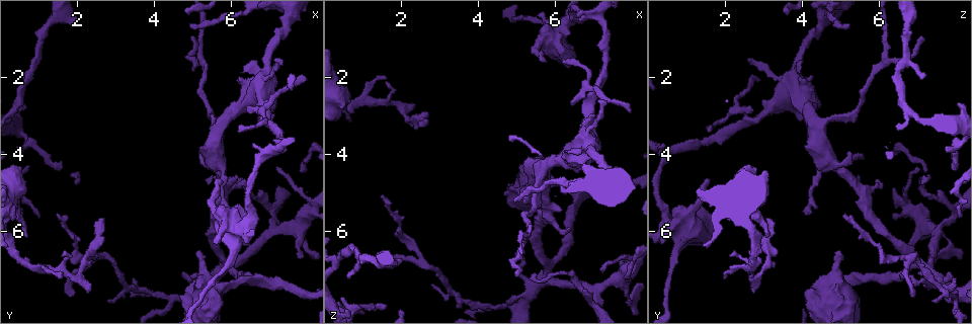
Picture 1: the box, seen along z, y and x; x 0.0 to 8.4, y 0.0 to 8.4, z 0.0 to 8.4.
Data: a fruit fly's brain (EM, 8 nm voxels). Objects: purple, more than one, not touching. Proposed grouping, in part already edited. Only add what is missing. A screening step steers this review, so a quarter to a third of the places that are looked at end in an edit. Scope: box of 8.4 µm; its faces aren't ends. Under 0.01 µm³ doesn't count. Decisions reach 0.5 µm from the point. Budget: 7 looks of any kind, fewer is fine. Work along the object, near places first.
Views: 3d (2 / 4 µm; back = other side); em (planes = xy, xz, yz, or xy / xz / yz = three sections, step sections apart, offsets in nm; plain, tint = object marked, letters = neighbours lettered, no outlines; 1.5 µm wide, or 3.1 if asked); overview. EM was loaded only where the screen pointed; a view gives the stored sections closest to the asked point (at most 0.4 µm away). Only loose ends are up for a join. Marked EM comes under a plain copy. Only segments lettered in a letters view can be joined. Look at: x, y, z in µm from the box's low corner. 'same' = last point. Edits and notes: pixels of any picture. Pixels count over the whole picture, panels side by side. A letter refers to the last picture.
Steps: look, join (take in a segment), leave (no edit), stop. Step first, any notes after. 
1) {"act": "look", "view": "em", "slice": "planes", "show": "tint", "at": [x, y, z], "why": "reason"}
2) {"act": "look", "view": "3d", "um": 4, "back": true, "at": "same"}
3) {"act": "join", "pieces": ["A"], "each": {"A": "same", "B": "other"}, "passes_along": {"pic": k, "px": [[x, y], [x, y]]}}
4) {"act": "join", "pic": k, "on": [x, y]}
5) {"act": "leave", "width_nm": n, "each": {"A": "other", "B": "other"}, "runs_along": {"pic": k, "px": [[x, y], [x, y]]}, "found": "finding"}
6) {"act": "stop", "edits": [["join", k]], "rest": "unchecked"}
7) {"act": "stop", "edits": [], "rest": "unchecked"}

{"act": "look", "view": "3d", "um": 2, "at": [1.50, 5.60, 5.05], "why": "thin end"}

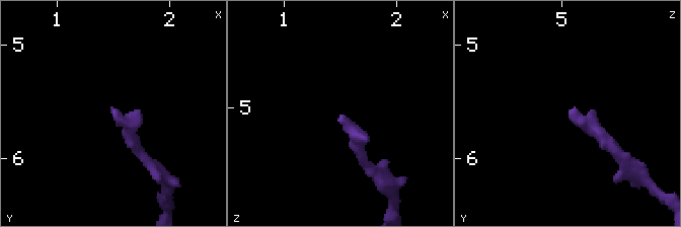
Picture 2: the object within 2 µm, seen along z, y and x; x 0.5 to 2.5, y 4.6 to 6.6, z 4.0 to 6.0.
{"act": "look", "view": "em", "slice": "planes", "show": "letters", "at": [1.50, 5.60, 5.06], "why": "shape alone is not enough"}

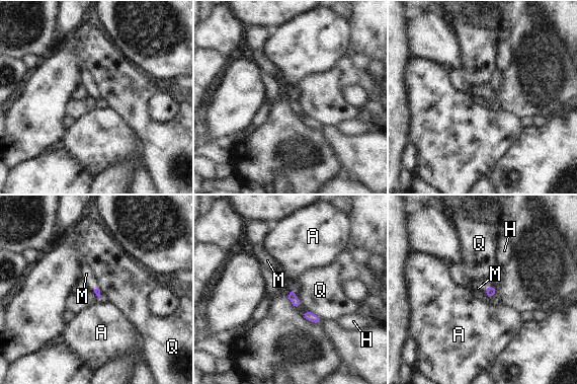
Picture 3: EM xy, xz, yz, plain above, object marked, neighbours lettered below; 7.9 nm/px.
{"act": "join", "pieces": ["M"], "each": {"A": "other", "H": "other", "M": "same", "Q": "other"}, "passes_along": {"pic": 3, "px": [[491, 290], [485, 290], [478, 288]]}, "found": "the cell continues"}

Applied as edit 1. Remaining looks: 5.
{"act": "look", "view": "overview", "why": "see it whole again"}

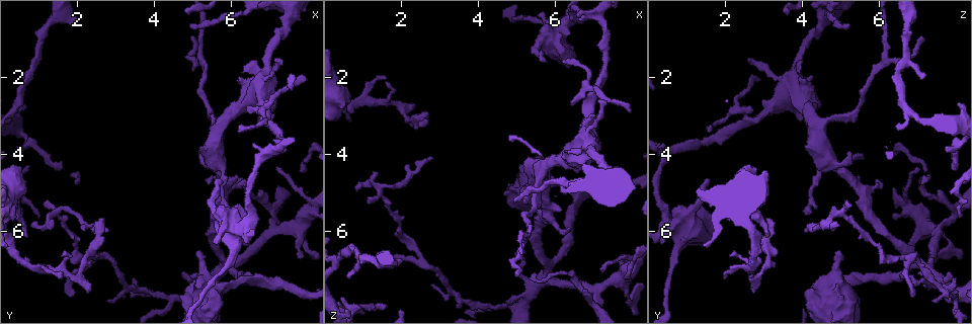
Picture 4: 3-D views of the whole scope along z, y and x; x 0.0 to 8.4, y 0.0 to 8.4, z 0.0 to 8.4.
{"act": "look", "view": "3d", "um": 4, "at": [5.05, 7.15, 6.55], "why": "thin end"}

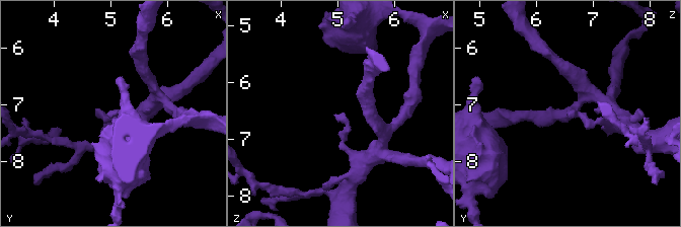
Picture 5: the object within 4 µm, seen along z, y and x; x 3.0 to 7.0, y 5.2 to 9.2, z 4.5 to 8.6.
{"act": "look", "view": "em", "slice": "xy", "step": 8, "show": "letters", "at": [5.05, 7.15, 6.55]}

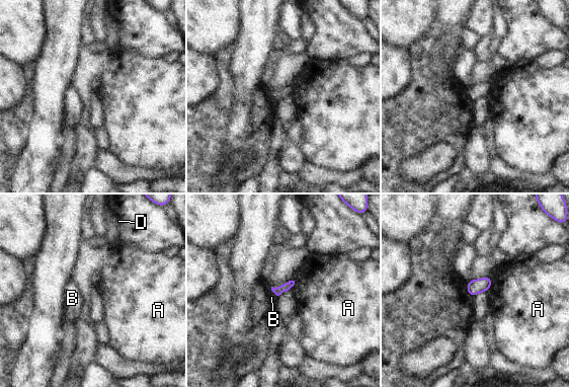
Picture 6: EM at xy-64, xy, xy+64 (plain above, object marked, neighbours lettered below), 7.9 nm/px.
{"act": "look", "view": "em", "slice": "planes", "show": "letters", "at": "same", "why": "cut it another way"}

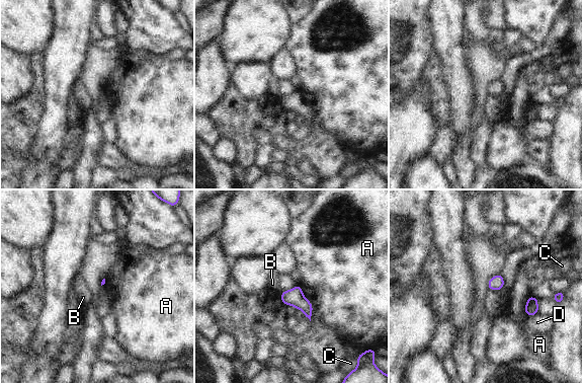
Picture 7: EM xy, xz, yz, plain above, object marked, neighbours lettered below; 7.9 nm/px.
{"act": "leave", "longest_contact_nm": ["A", 240], "each": {"A": "other", "B": "other", "C": "other", "D": "other"}, "found": "no lettered segment goes on from it"}

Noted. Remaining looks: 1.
{"act": "stop", "edits": [["join", 3]], "rest": "unchecked"}

